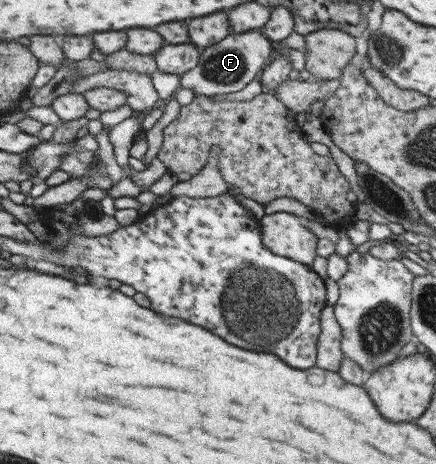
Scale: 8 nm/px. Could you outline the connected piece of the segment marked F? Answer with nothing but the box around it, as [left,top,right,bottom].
[179,30,273,96]

